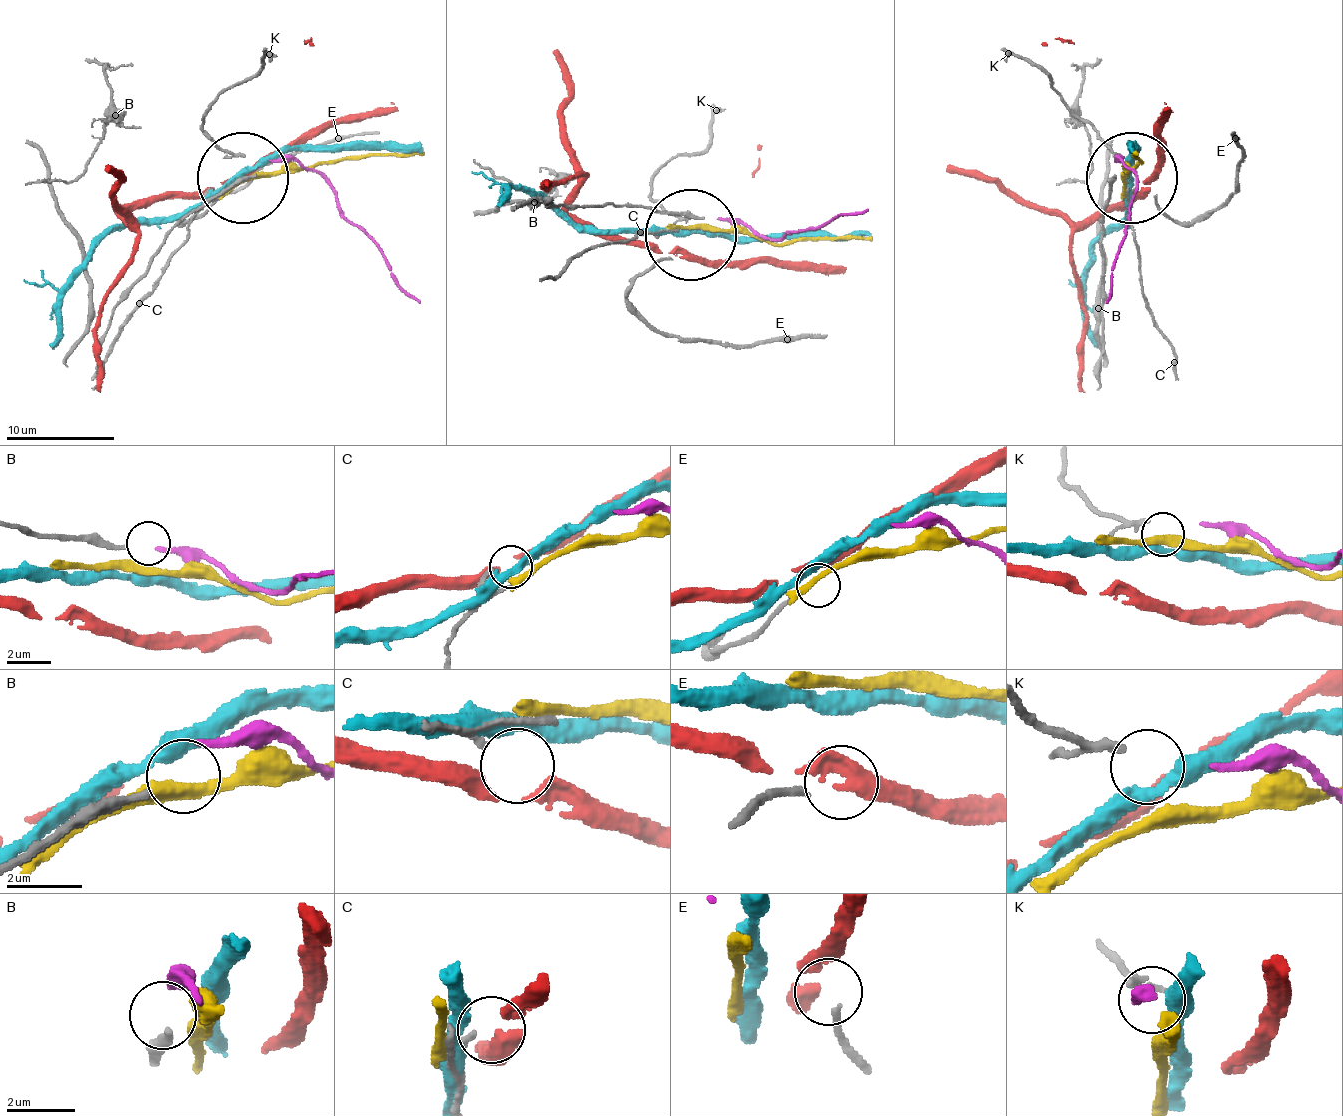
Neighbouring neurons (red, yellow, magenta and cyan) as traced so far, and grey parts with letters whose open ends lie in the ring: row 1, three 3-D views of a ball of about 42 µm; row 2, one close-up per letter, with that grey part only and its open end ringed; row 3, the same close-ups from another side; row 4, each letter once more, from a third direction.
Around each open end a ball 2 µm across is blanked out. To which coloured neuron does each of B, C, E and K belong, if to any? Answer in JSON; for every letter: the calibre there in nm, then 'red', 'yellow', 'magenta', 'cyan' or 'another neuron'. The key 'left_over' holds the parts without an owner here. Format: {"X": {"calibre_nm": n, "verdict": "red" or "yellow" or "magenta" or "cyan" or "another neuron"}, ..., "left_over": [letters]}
{"B": {"calibre_nm": 200, "verdict": "another neuron"}, "C": {"calibre_nm": 200, "verdict": "another neuron"}, "E": {"calibre_nm": 170, "verdict": "another neuron"}, "K": {"calibre_nm": 190, "verdict": "cyan"}, "left_over": ["B", "C", "E"]}

